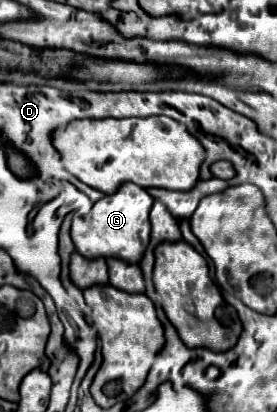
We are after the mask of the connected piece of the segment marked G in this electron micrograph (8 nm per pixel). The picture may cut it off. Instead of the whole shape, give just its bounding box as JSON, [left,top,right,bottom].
[72,183,154,263]

